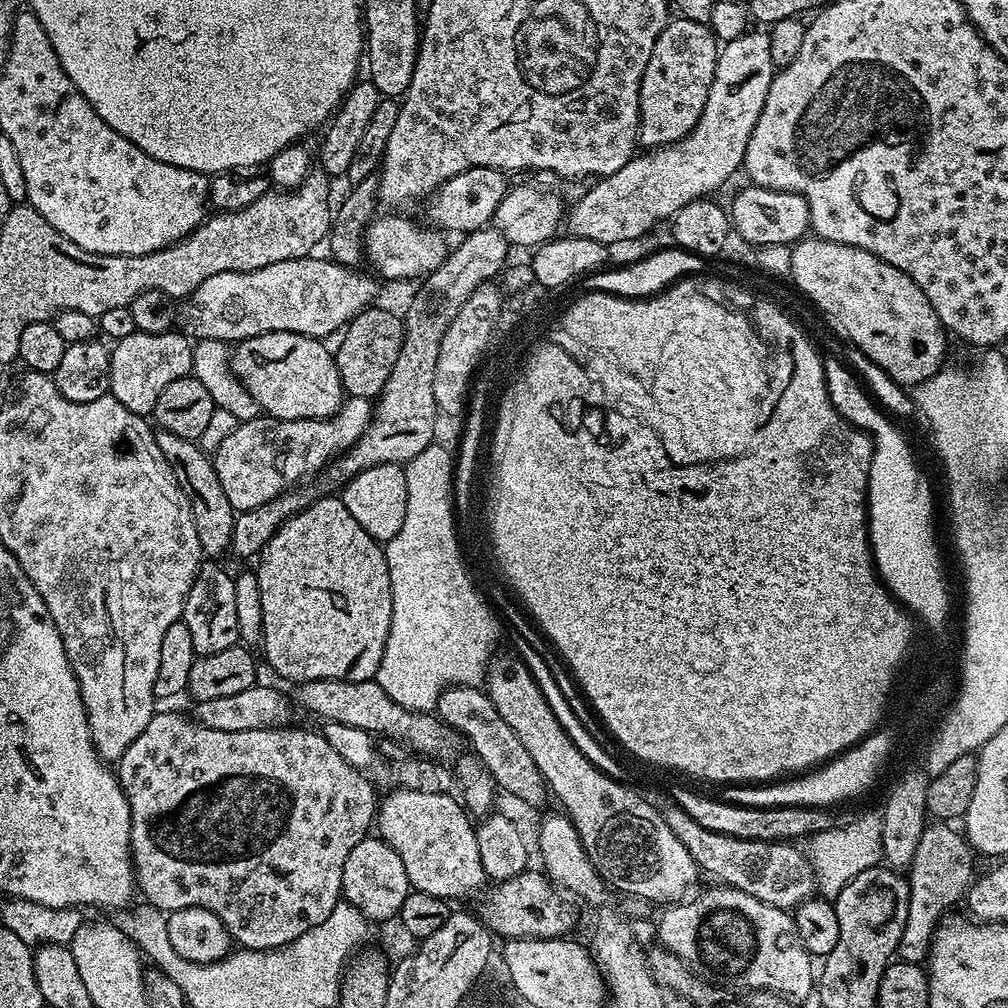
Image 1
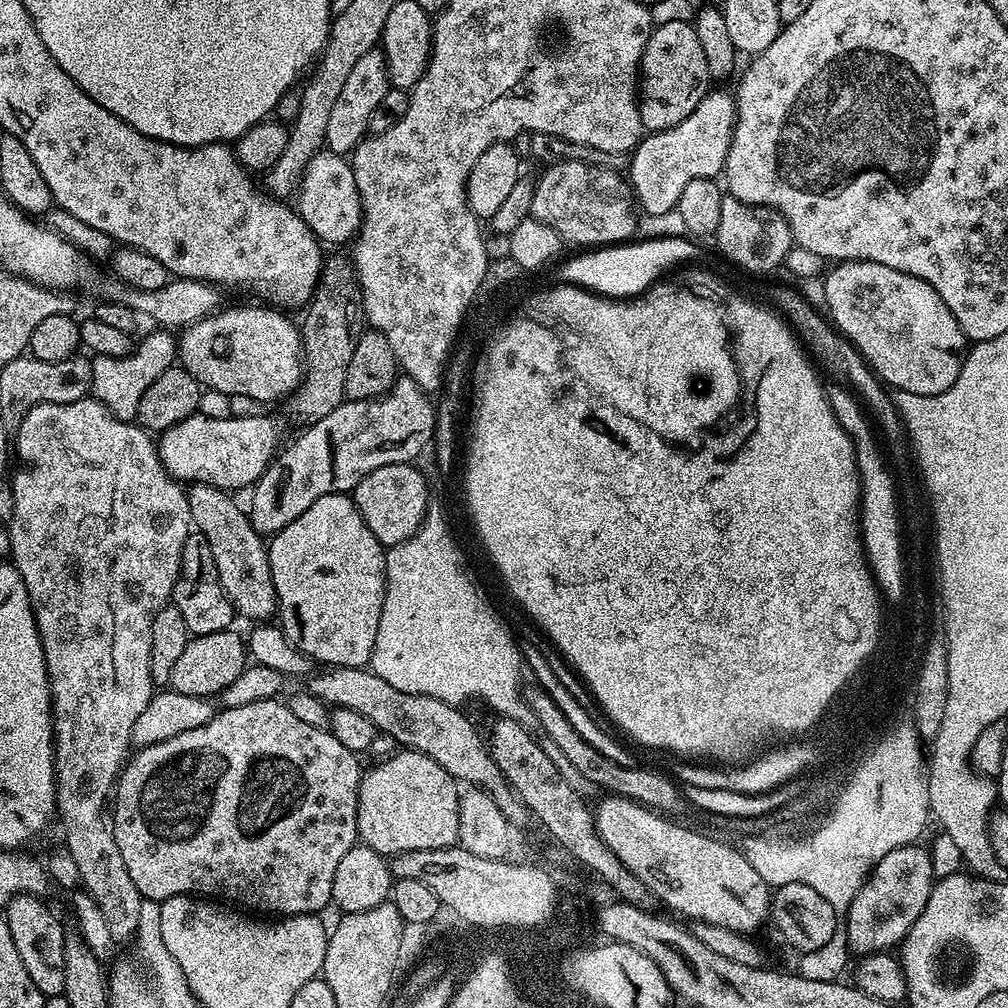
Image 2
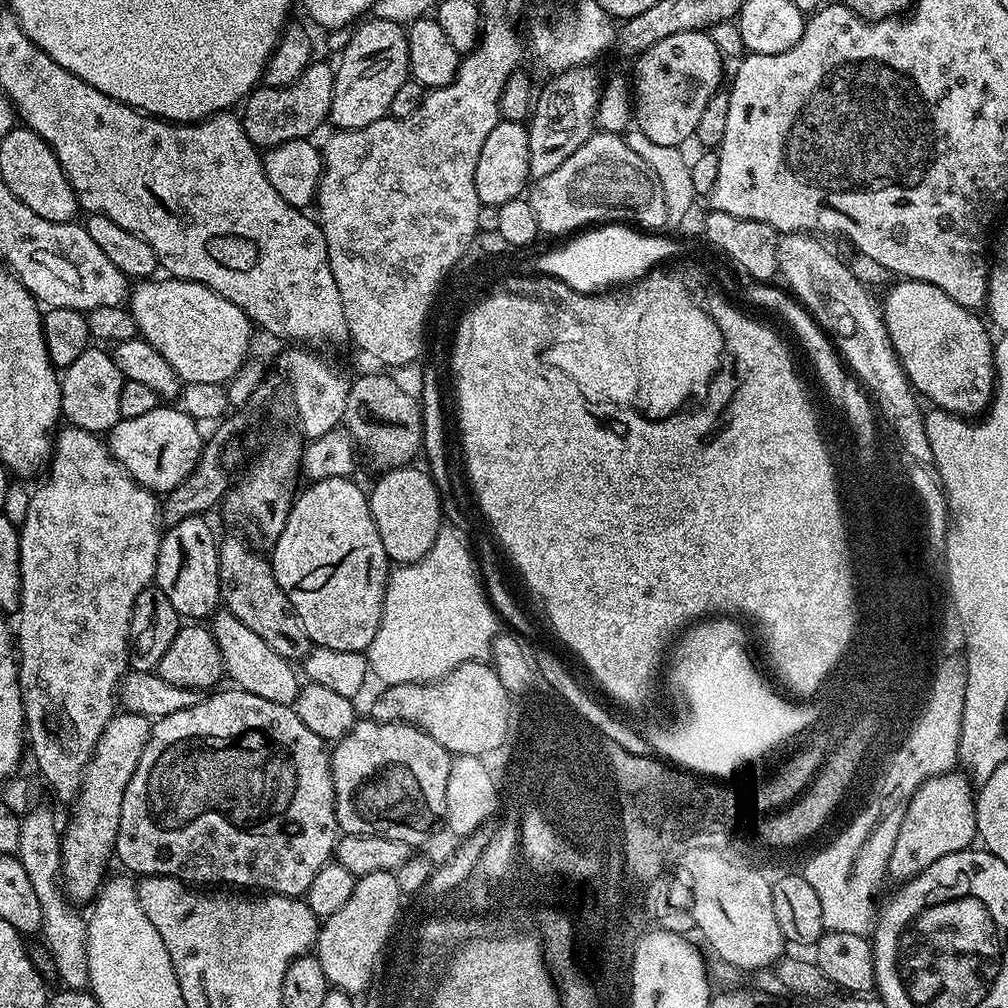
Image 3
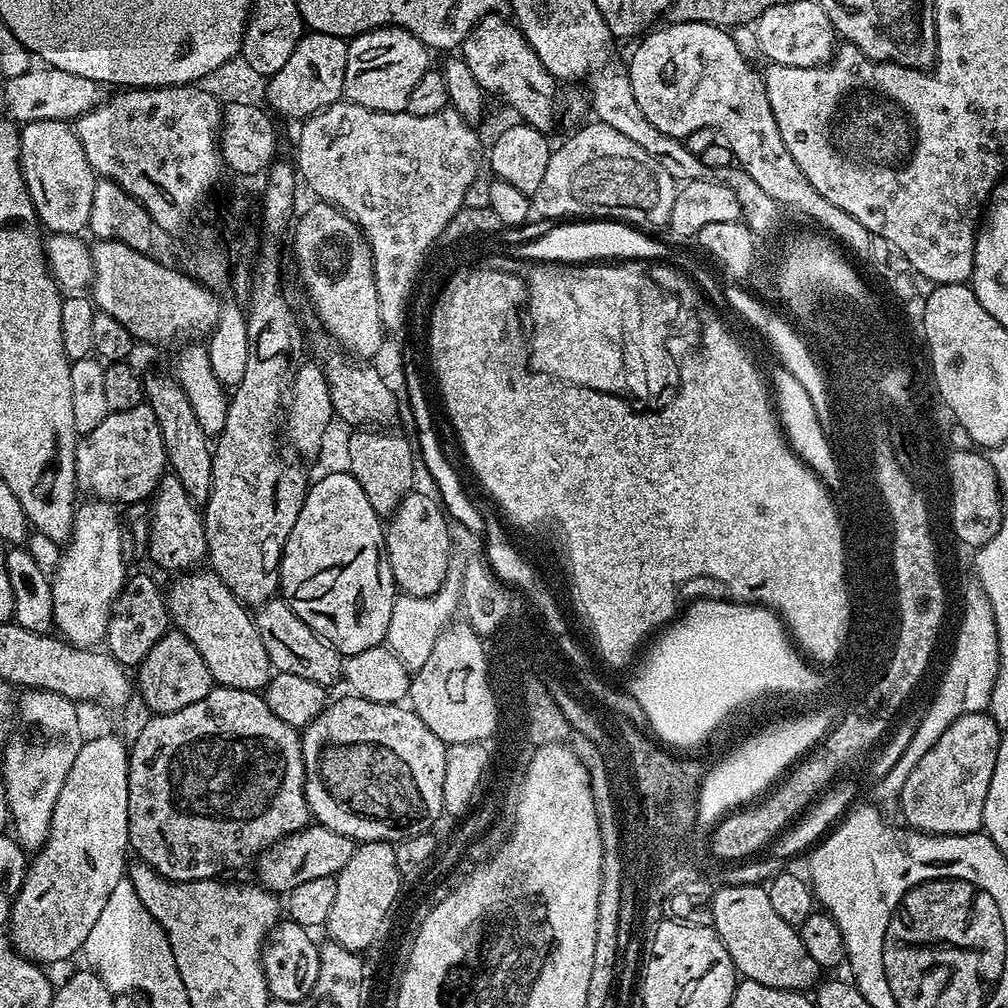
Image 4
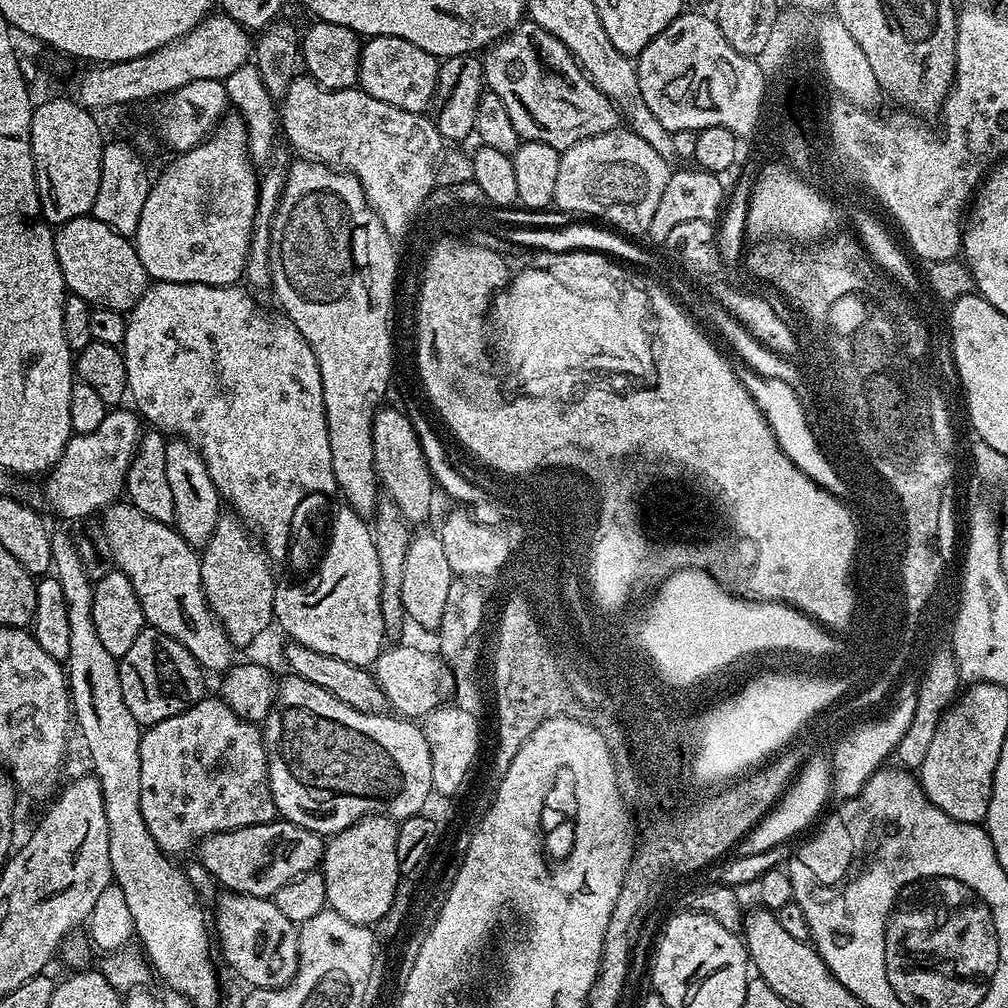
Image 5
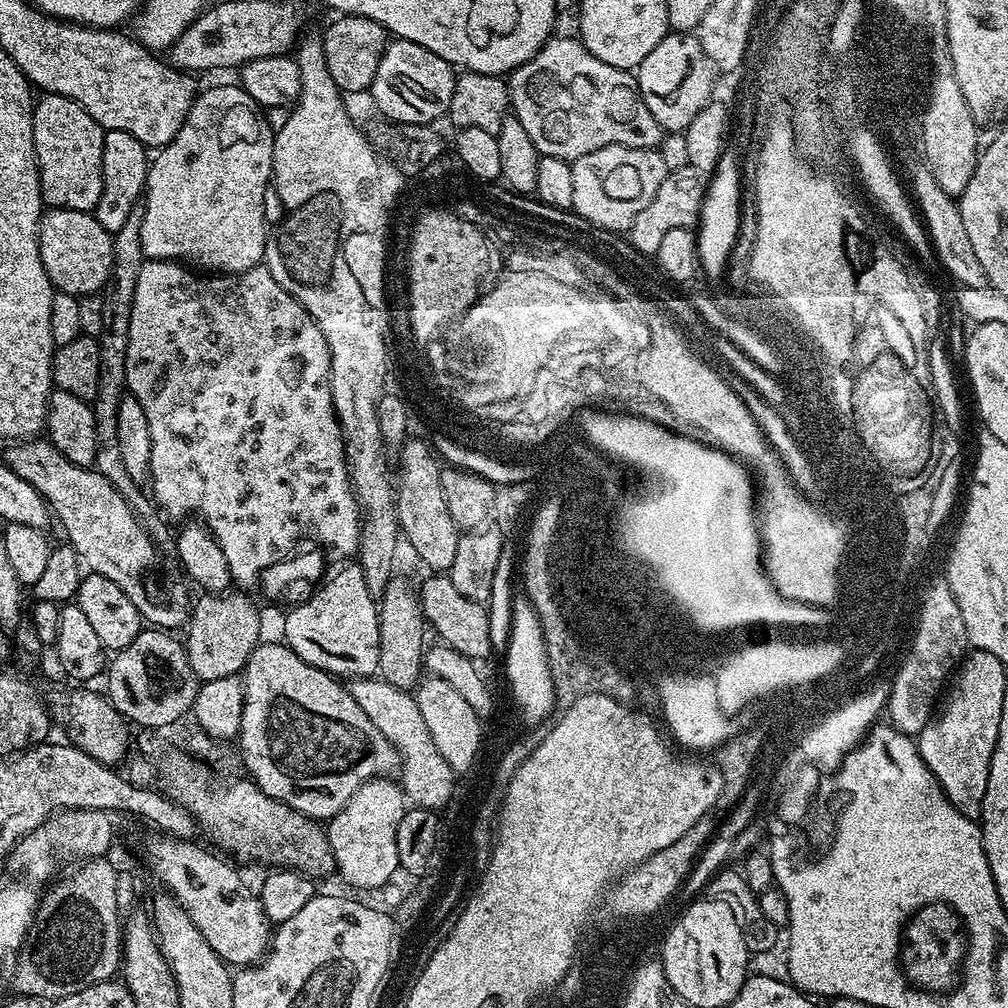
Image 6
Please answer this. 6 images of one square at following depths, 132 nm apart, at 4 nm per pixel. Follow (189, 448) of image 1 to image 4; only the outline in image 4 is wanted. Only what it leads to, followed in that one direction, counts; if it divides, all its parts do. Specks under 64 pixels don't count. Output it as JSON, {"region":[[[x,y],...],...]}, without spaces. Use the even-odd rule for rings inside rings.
{"region":[[[273,598],[255,609],[254,619],[256,629],[262,638],[262,646],[266,646],[266,654],[270,658],[276,672],[298,675],[307,681],[323,686],[341,683],[345,661],[342,654],[328,640],[324,640],[294,610],[283,598]]]}

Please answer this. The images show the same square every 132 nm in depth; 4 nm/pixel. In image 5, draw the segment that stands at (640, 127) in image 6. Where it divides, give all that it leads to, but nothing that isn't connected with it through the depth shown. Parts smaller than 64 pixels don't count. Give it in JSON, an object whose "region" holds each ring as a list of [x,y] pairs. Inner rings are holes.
{"region":[[[531,18],[517,24],[503,40],[491,45],[483,53],[482,63],[487,91],[500,97],[521,141],[546,142],[546,146],[563,150],[586,138],[594,138],[621,127],[622,117],[616,105],[598,90],[593,80],[588,79],[570,50],[566,50],[558,38],[542,30],[542,26],[535,24]]]}

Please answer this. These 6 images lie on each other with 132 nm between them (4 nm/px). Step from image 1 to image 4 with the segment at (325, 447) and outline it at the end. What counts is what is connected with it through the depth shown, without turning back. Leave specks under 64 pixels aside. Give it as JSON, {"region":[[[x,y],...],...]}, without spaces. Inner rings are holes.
{"region":[[[148,403],[134,406],[134,410],[109,412],[102,423],[94,426],[94,430],[83,433],[76,441],[76,483],[81,493],[89,497],[106,500],[117,506],[127,506],[140,501],[147,501],[155,492],[160,479],[166,474],[168,459],[162,442],[162,430],[158,430],[158,422],[154,418],[154,410]]]}

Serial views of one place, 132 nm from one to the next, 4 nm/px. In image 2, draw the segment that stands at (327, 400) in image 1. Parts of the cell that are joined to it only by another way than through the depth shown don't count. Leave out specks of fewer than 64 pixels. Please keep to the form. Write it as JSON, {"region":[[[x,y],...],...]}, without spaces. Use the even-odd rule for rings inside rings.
{"region":[[[272,306],[260,307],[264,308],[225,307],[183,329],[178,336],[178,360],[205,389],[230,397],[245,396],[268,406],[271,400],[280,400],[283,396],[283,400],[291,397],[300,387],[305,374],[305,361],[302,359],[301,329],[296,324],[292,325],[284,317],[287,315],[283,311]]]}

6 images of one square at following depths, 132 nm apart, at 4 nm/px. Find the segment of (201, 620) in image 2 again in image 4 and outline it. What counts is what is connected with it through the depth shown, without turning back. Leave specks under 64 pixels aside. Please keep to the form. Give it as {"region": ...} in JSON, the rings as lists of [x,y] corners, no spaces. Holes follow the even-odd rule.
{"region":[[[171,474],[160,479],[160,485],[150,497],[151,520],[146,555],[171,574],[183,574],[205,563],[208,554],[206,530],[201,509],[186,494],[182,482]]]}

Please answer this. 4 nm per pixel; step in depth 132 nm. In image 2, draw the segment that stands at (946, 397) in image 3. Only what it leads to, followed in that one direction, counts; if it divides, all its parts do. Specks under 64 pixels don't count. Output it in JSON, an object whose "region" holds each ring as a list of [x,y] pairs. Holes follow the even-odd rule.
{"region":[[[869,260],[833,263],[823,273],[823,280],[824,300],[832,311],[831,323],[855,345],[865,363],[889,389],[901,388],[910,394],[929,396],[942,394],[942,390],[950,390],[950,386],[954,386],[954,378],[958,378],[960,373],[966,337],[954,314],[950,314],[950,306],[938,298],[938,290],[934,290],[934,286],[917,276]]]}

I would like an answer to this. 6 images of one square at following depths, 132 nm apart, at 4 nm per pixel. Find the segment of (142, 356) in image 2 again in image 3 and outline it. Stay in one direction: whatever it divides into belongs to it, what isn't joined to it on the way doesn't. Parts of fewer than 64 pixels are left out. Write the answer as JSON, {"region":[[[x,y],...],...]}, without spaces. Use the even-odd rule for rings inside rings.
{"region":[[[90,346],[86,350],[82,350],[82,354],[78,354],[78,359],[70,362],[70,366],[63,369],[60,376],[60,411],[63,419],[71,427],[97,434],[107,434],[122,418],[118,406],[124,382],[123,374],[120,373],[118,366],[112,361],[111,355],[103,347]]]}

